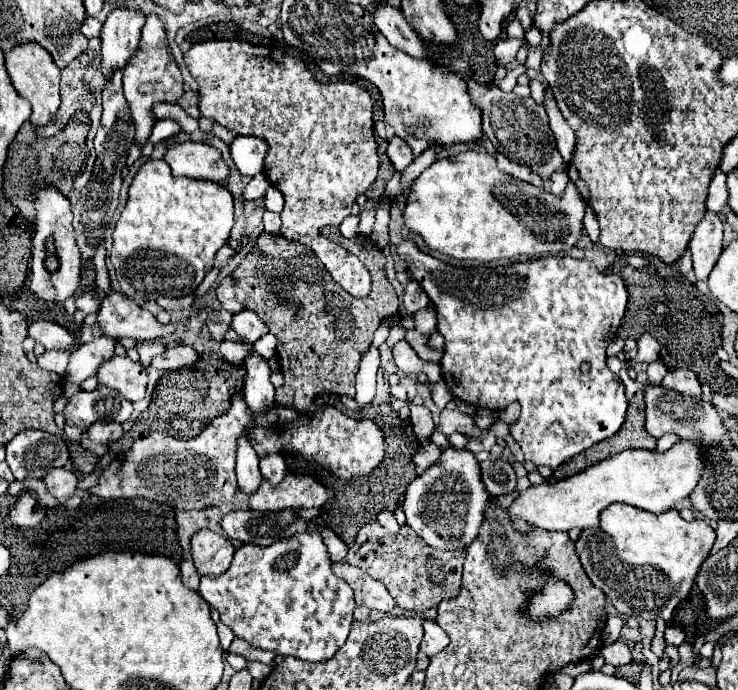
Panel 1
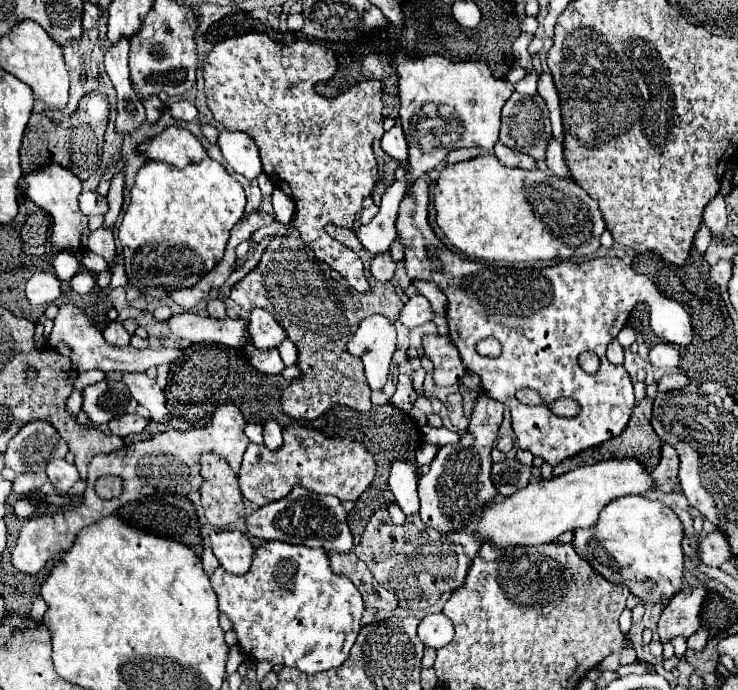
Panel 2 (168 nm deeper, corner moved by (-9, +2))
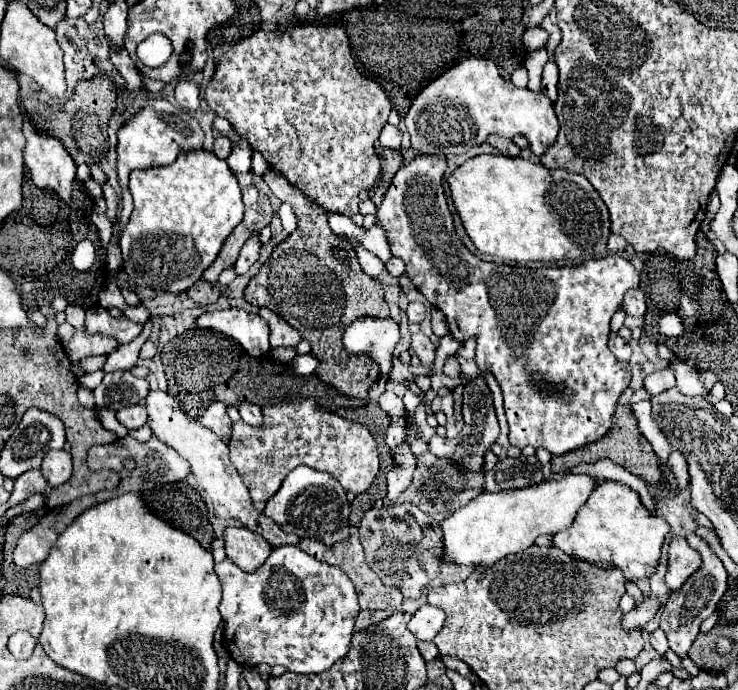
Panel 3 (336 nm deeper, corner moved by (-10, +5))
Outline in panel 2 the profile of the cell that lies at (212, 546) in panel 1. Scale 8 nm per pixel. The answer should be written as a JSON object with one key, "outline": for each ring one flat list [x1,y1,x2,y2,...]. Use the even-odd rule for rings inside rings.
{"outline":[[217,529,209,535,209,541,219,565,225,571,233,575,243,575,249,571,253,545,245,533]]}

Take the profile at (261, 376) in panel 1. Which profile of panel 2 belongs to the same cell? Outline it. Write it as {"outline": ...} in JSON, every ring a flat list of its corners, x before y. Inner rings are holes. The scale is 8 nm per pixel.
{"outline":[[247,423,245,426,245,435,249,437,251,443,261,445,263,443,263,423]]}

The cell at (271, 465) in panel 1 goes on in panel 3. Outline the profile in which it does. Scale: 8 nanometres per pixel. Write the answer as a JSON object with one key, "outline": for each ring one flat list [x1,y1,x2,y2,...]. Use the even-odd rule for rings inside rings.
{"outline":[[240,402,238,412,240,412,240,418,242,418,246,424,250,424,250,426,262,426,260,406,256,406,256,404,252,404,252,402]]}

